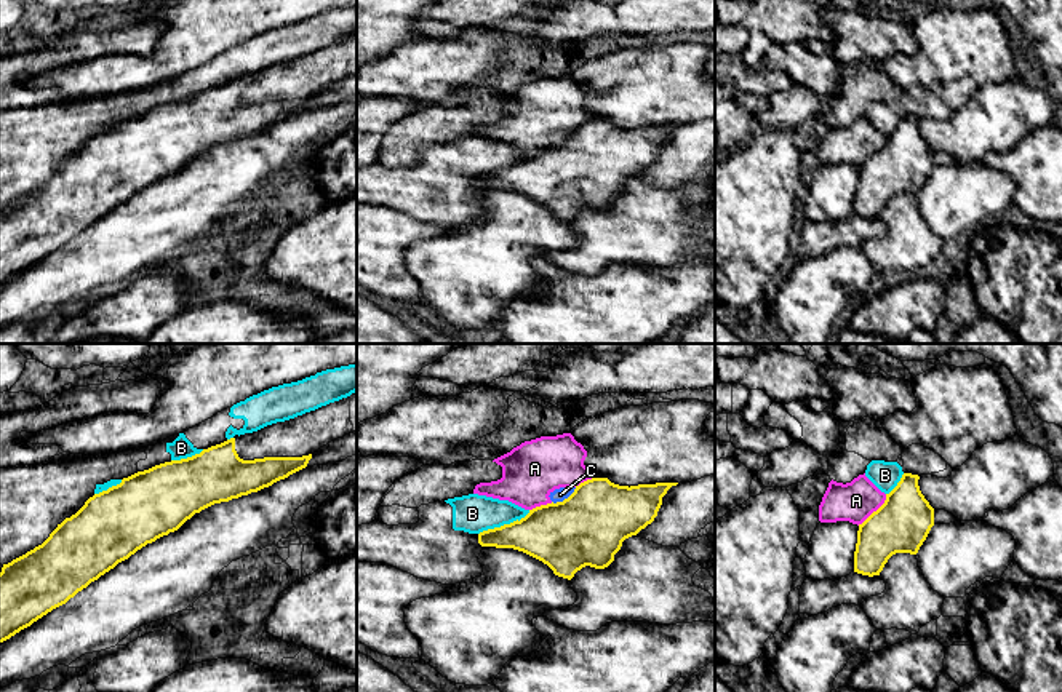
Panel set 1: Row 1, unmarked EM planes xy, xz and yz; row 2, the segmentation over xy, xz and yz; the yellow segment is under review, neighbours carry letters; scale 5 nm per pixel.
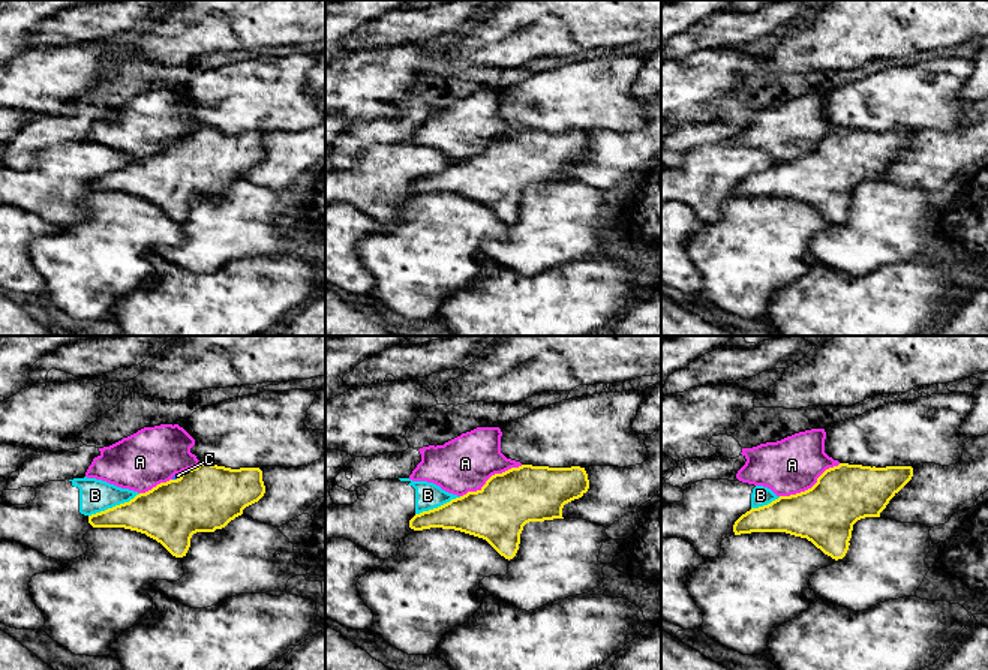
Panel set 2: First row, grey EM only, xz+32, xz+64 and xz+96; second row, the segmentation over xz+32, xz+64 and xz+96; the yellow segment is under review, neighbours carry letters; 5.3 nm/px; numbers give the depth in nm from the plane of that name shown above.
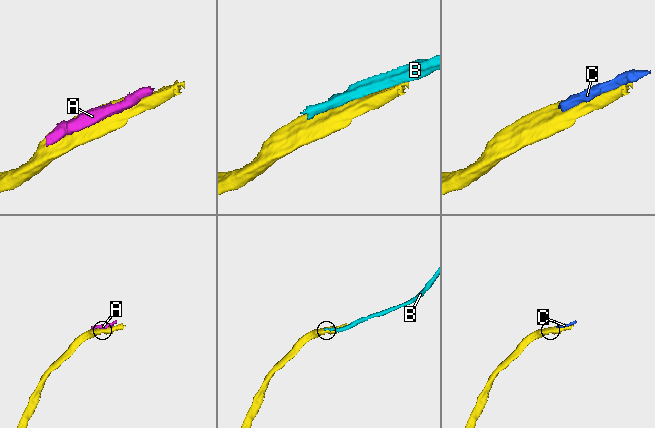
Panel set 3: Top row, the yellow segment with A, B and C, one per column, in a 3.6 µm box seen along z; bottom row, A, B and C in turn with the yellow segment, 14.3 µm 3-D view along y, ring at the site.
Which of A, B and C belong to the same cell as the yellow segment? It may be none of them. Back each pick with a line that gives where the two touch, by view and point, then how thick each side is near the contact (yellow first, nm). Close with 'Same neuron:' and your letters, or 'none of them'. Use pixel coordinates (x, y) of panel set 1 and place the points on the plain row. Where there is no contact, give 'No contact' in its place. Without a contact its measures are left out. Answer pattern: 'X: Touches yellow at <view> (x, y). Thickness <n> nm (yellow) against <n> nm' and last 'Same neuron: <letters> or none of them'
Same neuron: none of them

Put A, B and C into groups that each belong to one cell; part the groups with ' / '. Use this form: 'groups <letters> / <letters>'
groups A C / B

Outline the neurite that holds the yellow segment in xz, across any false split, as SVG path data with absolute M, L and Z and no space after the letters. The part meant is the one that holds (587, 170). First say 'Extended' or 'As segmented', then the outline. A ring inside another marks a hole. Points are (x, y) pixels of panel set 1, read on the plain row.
As segmented. M592 120L563 144L536 149L520 163L480 174L478 185L523 193L571 222L585 208L608 209L622 184L654 163L662 139L677 126L629 129Z

